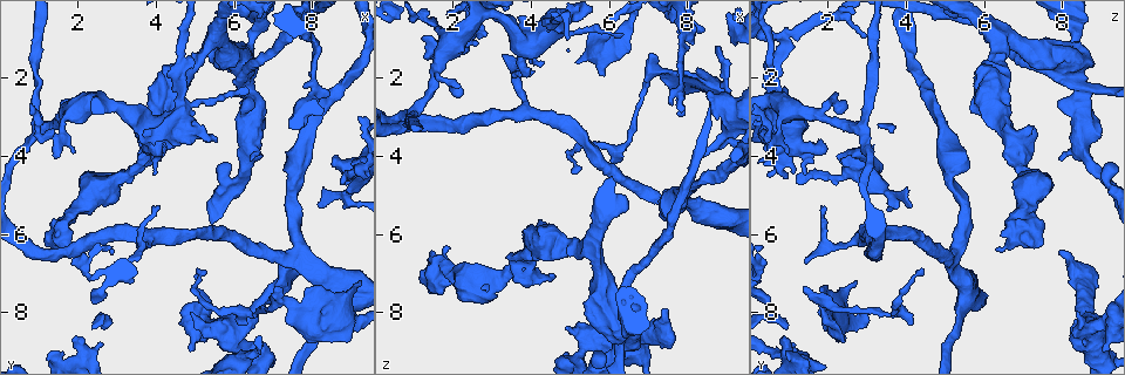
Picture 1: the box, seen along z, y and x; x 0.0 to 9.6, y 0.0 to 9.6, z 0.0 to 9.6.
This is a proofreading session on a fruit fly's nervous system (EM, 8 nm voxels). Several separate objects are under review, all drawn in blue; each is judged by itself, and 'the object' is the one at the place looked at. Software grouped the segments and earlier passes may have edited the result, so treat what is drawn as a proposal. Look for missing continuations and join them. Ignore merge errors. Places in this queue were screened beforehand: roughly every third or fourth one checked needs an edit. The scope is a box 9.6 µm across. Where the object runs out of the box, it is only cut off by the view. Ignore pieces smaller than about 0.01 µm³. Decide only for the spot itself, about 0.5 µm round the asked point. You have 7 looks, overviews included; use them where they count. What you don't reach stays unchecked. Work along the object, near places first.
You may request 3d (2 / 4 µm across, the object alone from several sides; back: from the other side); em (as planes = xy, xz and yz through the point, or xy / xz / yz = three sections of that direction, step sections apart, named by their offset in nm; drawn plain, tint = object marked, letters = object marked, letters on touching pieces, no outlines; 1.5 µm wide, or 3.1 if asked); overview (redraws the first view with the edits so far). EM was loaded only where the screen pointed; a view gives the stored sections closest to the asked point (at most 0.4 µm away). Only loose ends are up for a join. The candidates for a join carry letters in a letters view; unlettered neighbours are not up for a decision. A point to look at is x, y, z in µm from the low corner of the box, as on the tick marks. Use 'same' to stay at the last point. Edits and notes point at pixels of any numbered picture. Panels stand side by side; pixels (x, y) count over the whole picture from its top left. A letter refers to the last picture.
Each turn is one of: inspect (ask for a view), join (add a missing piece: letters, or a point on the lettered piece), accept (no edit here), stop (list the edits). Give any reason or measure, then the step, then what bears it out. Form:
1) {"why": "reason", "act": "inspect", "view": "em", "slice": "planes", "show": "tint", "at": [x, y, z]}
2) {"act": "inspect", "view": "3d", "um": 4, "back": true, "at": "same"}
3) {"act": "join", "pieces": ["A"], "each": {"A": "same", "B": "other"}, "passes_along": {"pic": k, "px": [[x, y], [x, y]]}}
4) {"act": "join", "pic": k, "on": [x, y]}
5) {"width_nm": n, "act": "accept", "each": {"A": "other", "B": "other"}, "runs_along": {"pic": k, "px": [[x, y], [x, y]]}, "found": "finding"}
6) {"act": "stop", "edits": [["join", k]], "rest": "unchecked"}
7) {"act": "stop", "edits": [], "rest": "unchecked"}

{"why": "an open end", "act": "inspect", "view": "em", "slice": "planes", "show": "plain", "at": [6.20, 8.40, 4.15]}

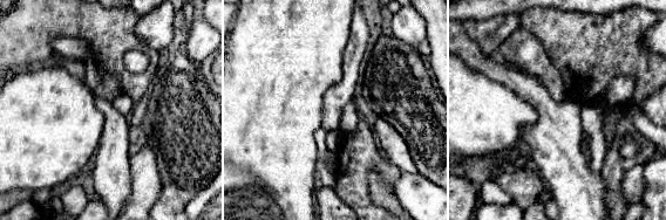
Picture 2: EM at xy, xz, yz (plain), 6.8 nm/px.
{"why": "what lies round it", "act": "inspect", "view": "em", "slice": "planes", "show": "letters", "at": "same"}

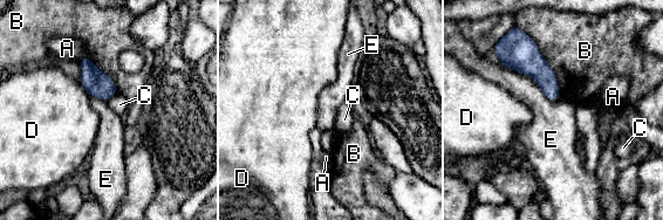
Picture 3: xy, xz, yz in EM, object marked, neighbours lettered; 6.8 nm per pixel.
{"longest_contact_nm": ["B", 500], "act": "accept", "each": {"A": "other", "B": "other", "C": "other", "D": "other", "E": "other"}, "border": {"pic": 3, "px": [[500, 63], [558, 98]]}, "found": "no lettered piece goes on from it"}

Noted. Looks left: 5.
{"why": "thick end", "act": "inspect", "view": "3d", "um": 4, "at": [1.45, 9.05, 1.00]}

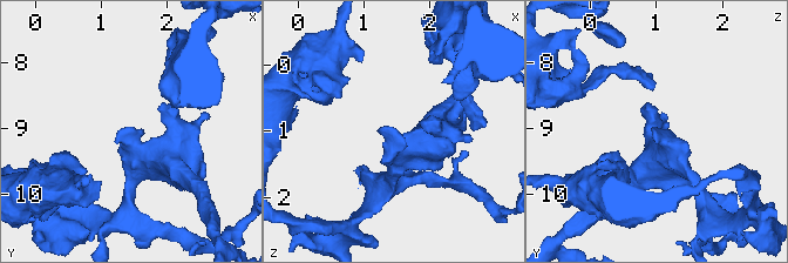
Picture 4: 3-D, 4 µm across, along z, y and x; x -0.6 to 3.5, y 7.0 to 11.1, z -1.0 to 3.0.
{"why": "now the EM", "act": "inspect", "view": "em", "slice": "xy", "step": 8, "show": "tint", "at": [1.40, 9.00, 0.95]}

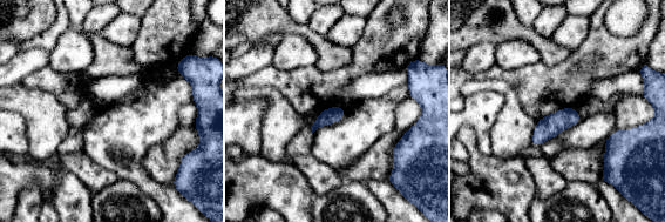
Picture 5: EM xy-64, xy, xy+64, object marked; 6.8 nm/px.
{"why": "cut it another way", "act": "inspect", "view": "em", "slice": "planes", "show": "letters", "at": "same"}

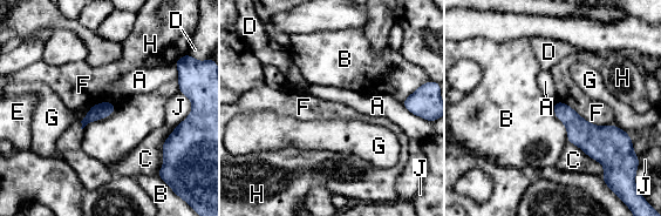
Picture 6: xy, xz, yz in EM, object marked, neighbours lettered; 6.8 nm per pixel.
{"act": "accept", "each": {"A": "other", "B": "other", "C": "other", "D": "other", "E": "other", "F": "other", "G": "other", "H": "other", "J": "other"}, "border": {"pic": 6, "px": [[115, 103], [109, 115], [82, 129]]}, "found": "none of them fits"}

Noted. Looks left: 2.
{"why": "free end", "act": "inspect", "view": "3d", "um": 2, "at": [7.45, 7.20, 8.90]}

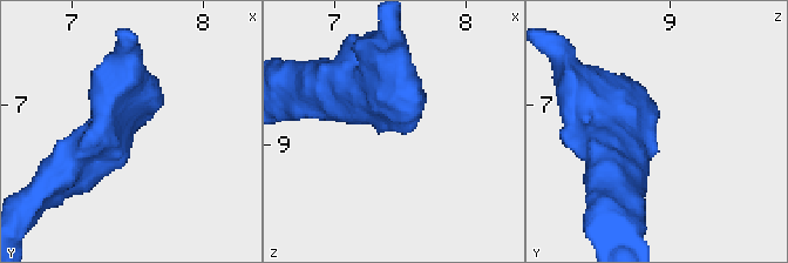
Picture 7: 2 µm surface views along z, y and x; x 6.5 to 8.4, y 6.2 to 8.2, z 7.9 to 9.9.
{"arm_widths_nm": [280, 300], "act": "inspect", "view": "em", "slice": "planes", "show": "letters", "at": [7.46, 7.22, 8.84]}

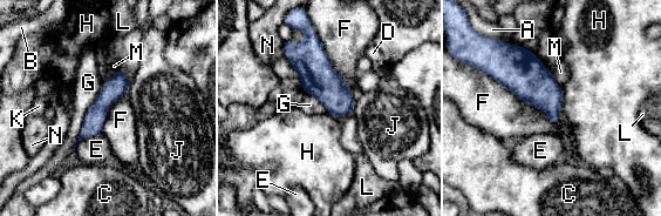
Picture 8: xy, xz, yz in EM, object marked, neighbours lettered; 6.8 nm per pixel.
{"width_nm": 160, "act": "accept", "each": {"A": "other", "B": "other", "C": "other", "D": "other", "E": "other", "F": "other", "G": "other", "H": "other", "J": "other", "K": "other", "L": "other", "M": "other", "N": "other"}, "border": {"pic": 8, "px": [[483, 72], [559, 122]]}, "found": "none of them fits"}

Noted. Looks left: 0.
{"act": "stop", "edits": [], "rest": "unchecked"}

